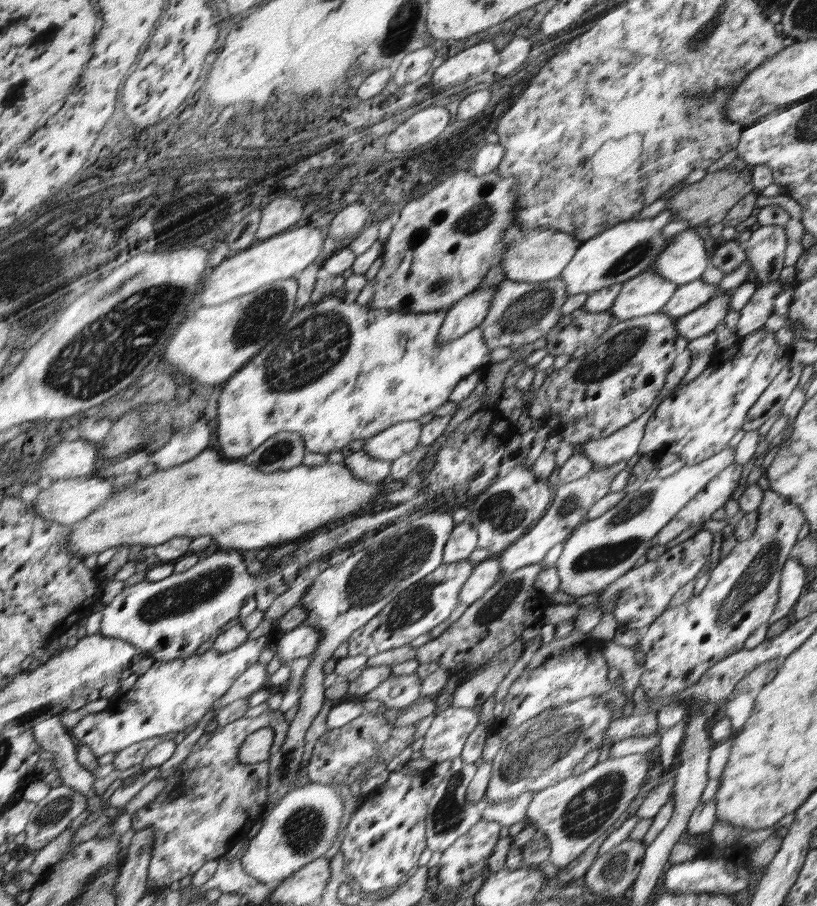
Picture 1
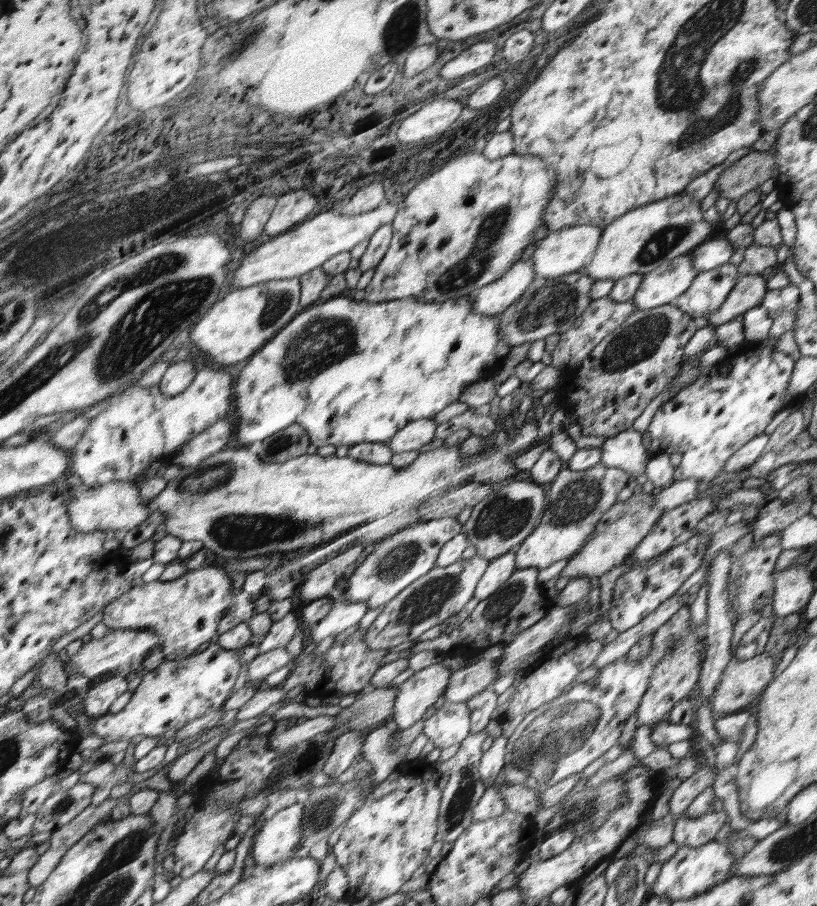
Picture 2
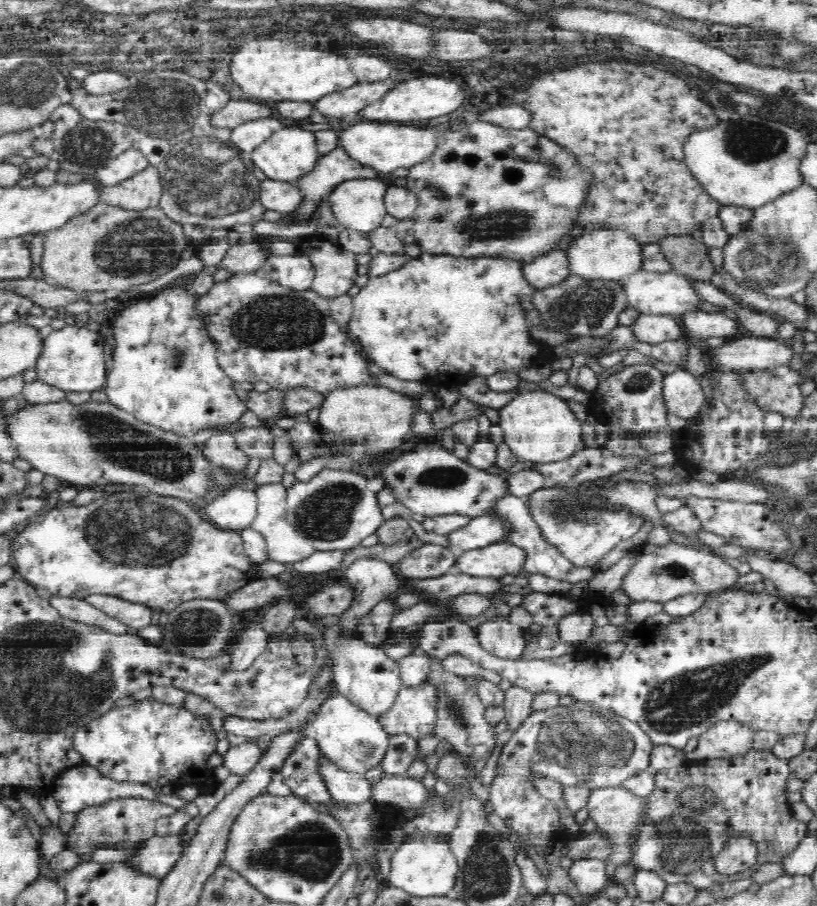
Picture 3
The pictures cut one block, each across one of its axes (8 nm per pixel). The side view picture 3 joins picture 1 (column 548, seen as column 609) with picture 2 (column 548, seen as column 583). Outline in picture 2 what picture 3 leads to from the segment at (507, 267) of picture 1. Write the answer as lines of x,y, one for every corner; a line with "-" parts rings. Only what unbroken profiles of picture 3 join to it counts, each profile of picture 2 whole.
588,223
573,227
564,227
553,233
548,233
539,242
536,252
530,258
534,262
534,273
538,279
543,281
548,278
556,278
581,271
588,264
591,264
594,254
600,245
602,232
604,232
604,227

